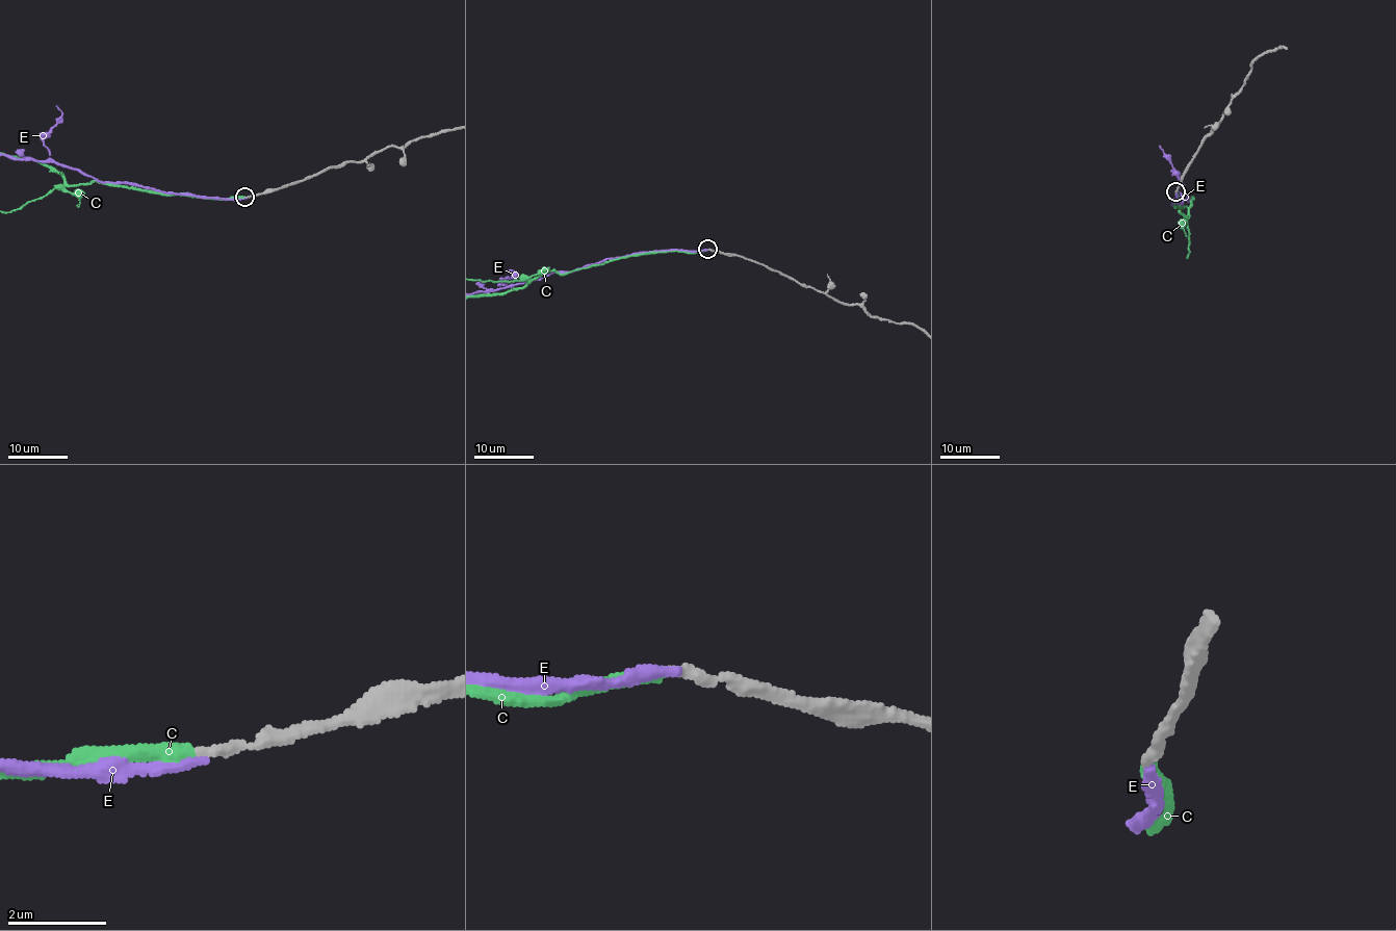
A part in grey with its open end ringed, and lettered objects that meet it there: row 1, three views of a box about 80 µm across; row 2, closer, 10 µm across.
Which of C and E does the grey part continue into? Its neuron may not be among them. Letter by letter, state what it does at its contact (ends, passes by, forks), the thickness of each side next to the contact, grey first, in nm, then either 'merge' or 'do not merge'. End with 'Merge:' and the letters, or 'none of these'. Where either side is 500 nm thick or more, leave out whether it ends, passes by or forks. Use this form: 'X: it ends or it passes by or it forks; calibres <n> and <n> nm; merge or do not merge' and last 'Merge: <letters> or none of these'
C: it ends; calibres 240 and 280 nm; merge
E: it ends; calibres 240 and 200 nm; do not merge
Merge: C

